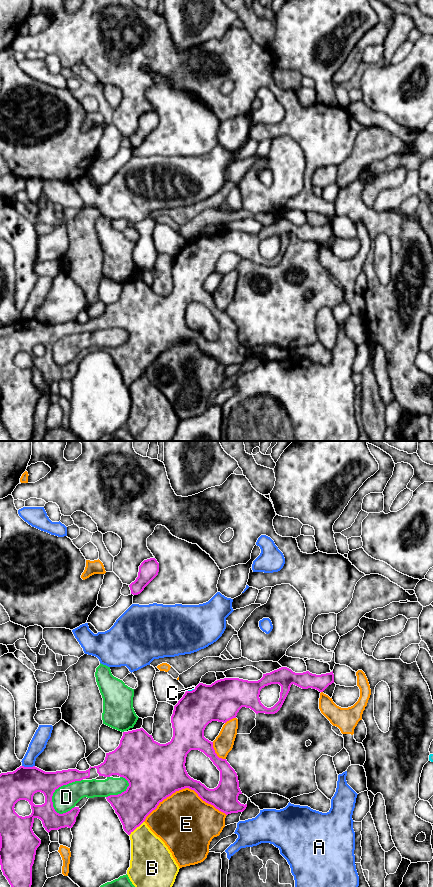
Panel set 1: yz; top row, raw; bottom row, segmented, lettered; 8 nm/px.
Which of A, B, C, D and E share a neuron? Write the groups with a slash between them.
A / B / C / D / E

